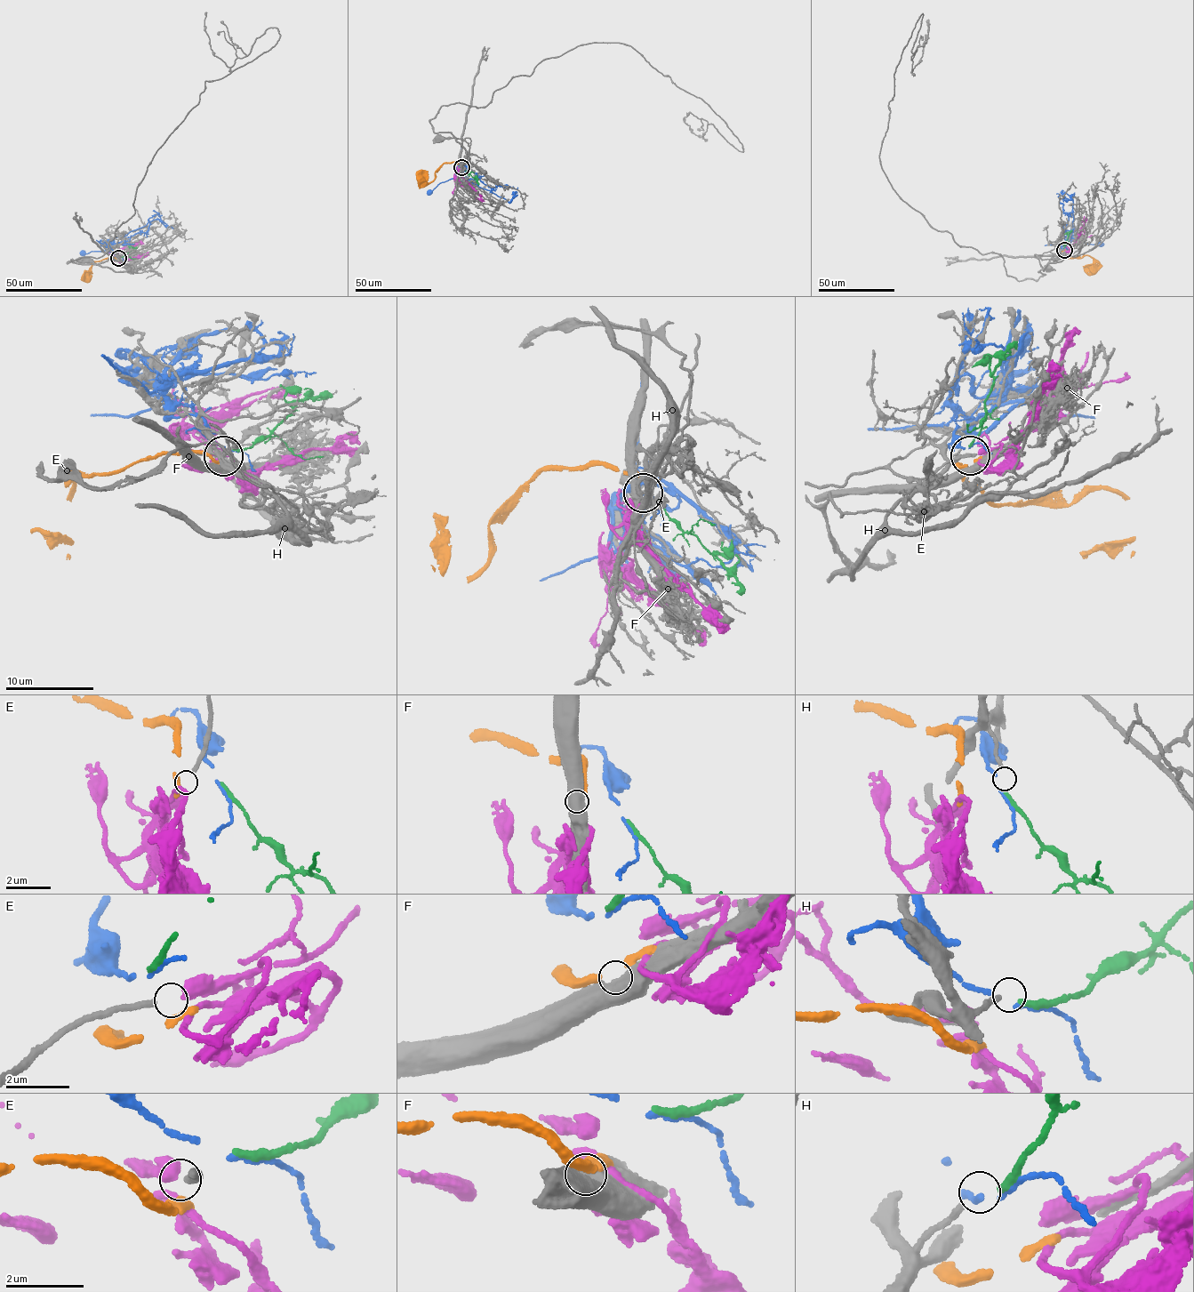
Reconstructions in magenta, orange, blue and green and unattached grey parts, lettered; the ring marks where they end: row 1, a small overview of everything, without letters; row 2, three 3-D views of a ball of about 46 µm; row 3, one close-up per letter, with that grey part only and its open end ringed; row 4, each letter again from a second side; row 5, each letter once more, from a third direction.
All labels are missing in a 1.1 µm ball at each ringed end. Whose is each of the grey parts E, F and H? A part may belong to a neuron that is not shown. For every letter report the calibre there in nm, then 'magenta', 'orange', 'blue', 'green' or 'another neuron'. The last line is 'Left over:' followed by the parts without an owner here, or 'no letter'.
E: 180 nm thick; magenta
F: 500 nm thick; orange
H: 150 nm thick; green
Left over: no letter

